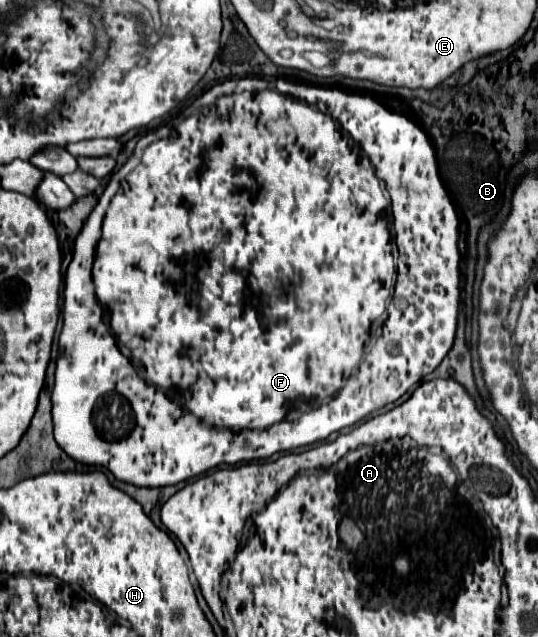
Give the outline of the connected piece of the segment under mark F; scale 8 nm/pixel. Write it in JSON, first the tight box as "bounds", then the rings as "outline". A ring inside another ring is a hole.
{"bounds":[51,80,461,488],"outline":[[[277,80],[277,82],[273,82],[273,84],[271,84],[271,86],[273,86],[273,88],[275,88],[275,90],[283,90],[283,94],[295,94],[295,98],[291,98],[291,96],[283,96],[283,94],[279,94],[279,92],[275,92],[275,90],[261,90],[261,92],[229,92],[229,86],[227,86],[227,84],[225,84],[225,82],[223,82],[223,84],[217,84],[217,86],[213,86],[213,88],[211,88],[211,90],[207,90],[207,92],[205,92],[205,94],[203,94],[203,96],[199,96],[199,98],[197,98],[197,100],[195,100],[195,102],[193,102],[193,104],[191,104],[191,106],[189,106],[189,108],[187,108],[187,110],[185,110],[185,112],[183,112],[183,118],[179,118],[179,122],[177,122],[177,124],[171,124],[171,130],[169,130],[169,136],[165,136],[165,138],[159,138],[159,140],[157,140],[157,142],[153,142],[153,144],[149,144],[149,146],[147,146],[147,148],[145,148],[145,152],[143,152],[143,158],[141,158],[141,162],[139,162],[139,164],[137,164],[137,166],[135,166],[135,168],[133,168],[133,172],[129,172],[129,174],[127,174],[127,176],[125,176],[125,178],[123,178],[123,180],[121,180],[121,182],[119,182],[119,190],[117,190],[117,194],[115,194],[115,196],[113,196],[113,198],[111,198],[111,202],[109,202],[109,208],[107,208],[107,212],[105,212],[105,218],[103,218],[103,232],[101,232],[101,238],[99,238],[99,240],[97,240],[97,246],[95,246],[95,218],[99,218],[99,206],[95,206],[95,210],[93,210],[93,212],[91,212],[91,216],[89,216],[89,218],[87,218],[87,220],[85,220],[85,224],[83,224],[83,228],[81,228],[81,232],[79,232],[79,236],[77,236],[77,240],[75,240],[75,246],[73,246],[73,250],[85,250],[85,246],[89,246],[89,244],[91,244],[91,246],[93,246],[93,248],[95,248],[95,258],[93,258],[93,266],[89,266],[89,274],[65,274],[65,275],[64,275],[64,285],[65,285],[65,286],[64,286],[64,288],[63,288],[63,312],[61,312],[61,316],[63,316],[63,328],[61,328],[61,334],[59,334],[59,354],[61,354],[61,356],[59,356],[59,358],[57,358],[57,370],[55,370],[55,388],[53,388],[53,390],[52,390],[52,393],[51,393],[51,401],[52,401],[52,422],[53,422],[53,426],[55,426],[55,440],[57,440],[57,444],[59,444],[59,446],[61,446],[61,448],[63,448],[63,450],[65,450],[65,452],[67,452],[67,454],[69,454],[69,456],[71,456],[71,458],[73,458],[73,460],[77,460],[77,462],[81,462],[81,464],[97,464],[97,466],[105,466],[105,468],[107,468],[107,470],[111,470],[111,472],[113,472],[113,476],[115,476],[115,478],[119,478],[119,480],[123,480],[123,482],[131,482],[131,484],[135,484],[135,486],[145,486],[145,488],[161,488],[161,486],[169,486],[169,484],[179,484],[179,482],[185,482],[185,480],[189,480],[189,478],[195,478],[195,476],[201,476],[201,474],[205,474],[205,472],[207,472],[207,470],[211,470],[211,468],[217,468],[217,466],[221,466],[221,464],[237,464],[237,462],[249,462],[249,460],[259,460],[259,458],[269,458],[269,456],[271,456],[271,454],[275,454],[275,452],[287,452],[287,450],[295,450],[295,448],[301,448],[301,446],[309,446],[309,444],[315,444],[315,442],[321,442],[321,440],[325,440],[325,438],[327,438],[327,436],[331,436],[331,434],[333,434],[333,432],[339,432],[339,430],[341,430],[341,428],[349,428],[349,426],[355,426],[355,424],[357,424],[357,422],[361,422],[361,420],[363,420],[363,418],[367,418],[367,416],[369,416],[369,414],[371,414],[371,412],[375,412],[375,410],[381,410],[381,408],[385,408],[385,406],[387,406],[387,404],[393,404],[393,402],[395,402],[395,400],[399,400],[399,398],[401,398],[401,396],[403,396],[403,394],[405,394],[405,392],[407,392],[407,390],[409,390],[409,388],[411,388],[411,386],[415,386],[415,384],[417,384],[417,382],[419,382],[419,380],[421,380],[421,378],[423,378],[423,376],[427,376],[427,374],[431,374],[431,372],[433,372],[433,370],[435,370],[435,368],[437,368],[437,366],[439,366],[439,364],[441,364],[441,360],[443,360],[443,358],[445,358],[445,356],[447,356],[447,354],[449,354],[449,350],[451,350],[451,346],[453,346],[453,342],[455,342],[455,334],[457,334],[457,316],[459,316],[459,296],[461,296],[461,290],[459,290],[459,282],[461,282],[461,254],[459,254],[459,240],[458,240],[458,226],[459,226],[459,223],[458,223],[458,220],[457,220],[457,214],[455,214],[455,210],[454,210],[454,208],[453,208],[453,205],[452,205],[452,204],[451,204],[451,200],[449,200],[449,196],[448,196],[448,194],[445,194],[445,192],[447,192],[447,190],[445,190],[445,188],[443,188],[443,182],[441,182],[441,178],[439,178],[439,170],[437,170],[437,160],[435,160],[435,150],[433,150],[433,146],[431,146],[431,142],[429,142],[429,138],[427,138],[427,134],[425,134],[425,132],[423,132],[423,130],[421,130],[421,128],[419,128],[419,126],[417,126],[417,124],[413,124],[413,122],[411,122],[411,120],[409,120],[409,118],[405,118],[405,116],[403,116],[403,114],[397,114],[397,112],[389,112],[389,110],[387,110],[387,108],[383,108],[383,106],[381,106],[381,104],[379,104],[379,102],[377,102],[377,100],[373,100],[373,98],[371,98],[371,96],[361,96],[361,94],[347,94],[347,92],[341,92],[341,90],[337,90],[337,88],[319,88],[319,86],[307,86],[307,84],[293,84],[293,82],[287,82],[287,80]],[[333,118],[335,118],[335,120],[337,120],[337,122],[339,122],[339,124],[341,124],[341,126],[343,126],[343,128],[345,128],[345,130],[347,130],[347,132],[349,132],[349,134],[351,134],[351,136],[353,136],[353,138],[355,138],[355,142],[359,142],[359,146],[363,146],[363,152],[365,152],[365,154],[367,154],[367,156],[369,156],[369,158],[371,158],[371,162],[375,162],[375,168],[373,168],[373,164],[371,164],[371,162],[369,162],[369,158],[367,158],[367,156],[365,156],[365,154],[363,154],[363,152],[361,152],[361,148],[359,148],[359,146],[357,146],[357,144],[355,144],[355,142],[353,142],[353,140],[351,140],[351,138],[349,138],[349,136],[347,136],[347,134],[345,134],[345,132],[343,132],[343,130],[341,130],[341,128],[339,128],[339,124],[337,124],[337,122],[335,122],[335,120],[333,120]],[[375,170],[377,170],[377,174],[379,174],[379,178],[381,178],[381,182],[383,182],[383,184],[385,184],[385,188],[387,188],[387,192],[388,192],[388,193],[389,193],[389,197],[390,197],[390,200],[391,200],[391,206],[389,206],[389,202],[387,202],[387,198],[385,198],[385,196],[383,196],[383,190],[381,190],[381,182],[379,182],[379,178],[377,178],[377,176],[375,176]],[[393,228],[394,228],[394,240],[395,240],[395,244],[396,244],[396,245],[397,245],[397,248],[398,248],[398,251],[399,251],[399,274],[397,274],[397,282],[399,282],[399,286],[401,286],[401,288],[397,288],[397,292],[395,292],[395,294],[393,294],[393,286],[395,286],[395,262],[393,262]],[[385,310],[387,310],[387,312],[389,312],[389,318],[387,318],[387,322],[385,322],[385,324],[383,324],[383,334],[381,334],[381,336],[379,336],[379,338],[377,338],[377,340],[375,340],[375,344],[373,344],[373,346],[371,346],[371,350],[369,350],[369,352],[367,352],[367,354],[365,354],[365,342],[367,342],[367,340],[369,340],[369,338],[371,338],[371,324],[373,324],[373,322],[375,322],[375,320],[377,320],[377,318],[379,318],[379,316],[381,316],[381,314],[383,314],[383,312],[385,312]],[[311,398],[321,398],[321,400],[325,400],[325,398],[327,398],[327,400],[325,400],[325,404],[321,404],[321,406],[317,406],[317,408],[307,408],[307,410],[305,410],[305,412],[303,412],[303,408],[299,408],[299,402],[307,402],[307,404],[309,404],[309,402],[311,402]]]}

